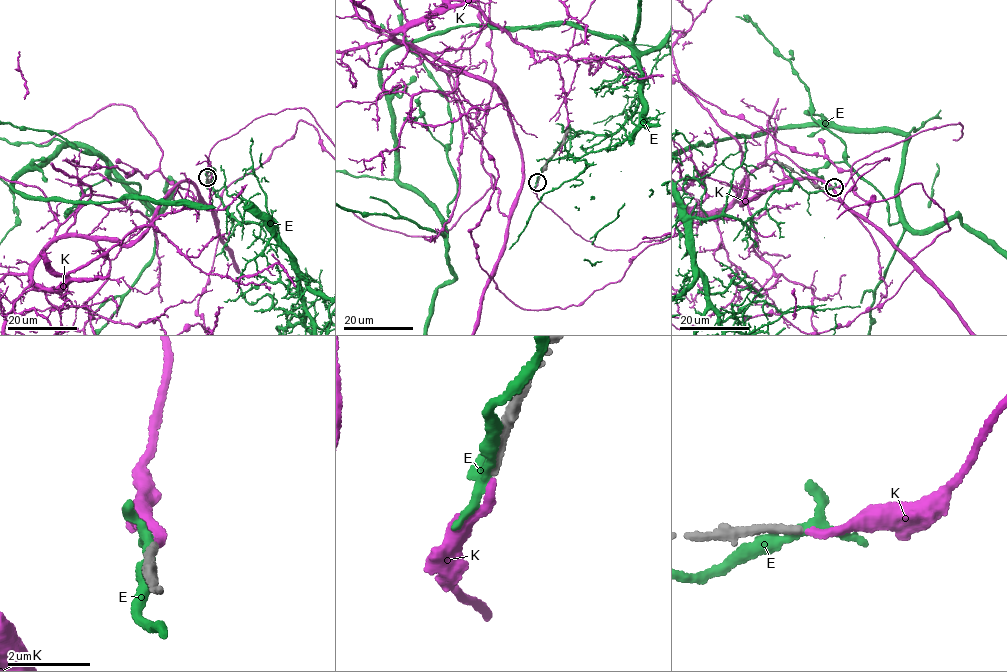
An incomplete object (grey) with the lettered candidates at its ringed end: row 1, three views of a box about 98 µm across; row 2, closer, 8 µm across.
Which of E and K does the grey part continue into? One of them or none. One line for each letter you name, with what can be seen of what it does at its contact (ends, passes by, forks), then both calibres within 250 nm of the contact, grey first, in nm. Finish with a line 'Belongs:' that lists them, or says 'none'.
K: it ends | 190/200 nm
Belongs: K

